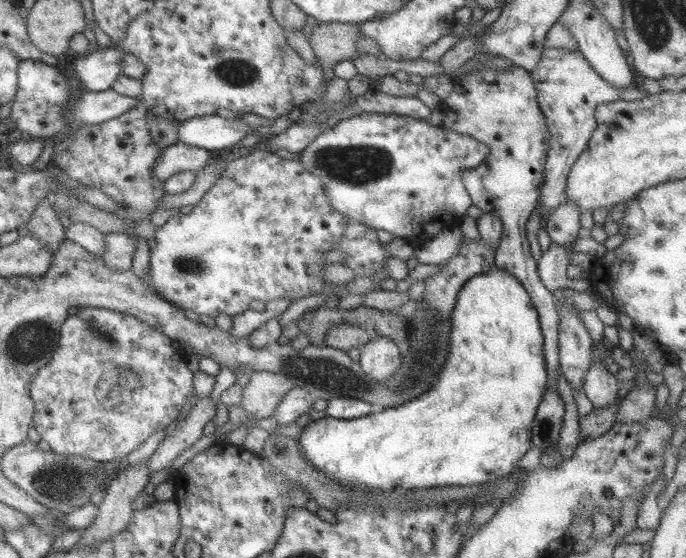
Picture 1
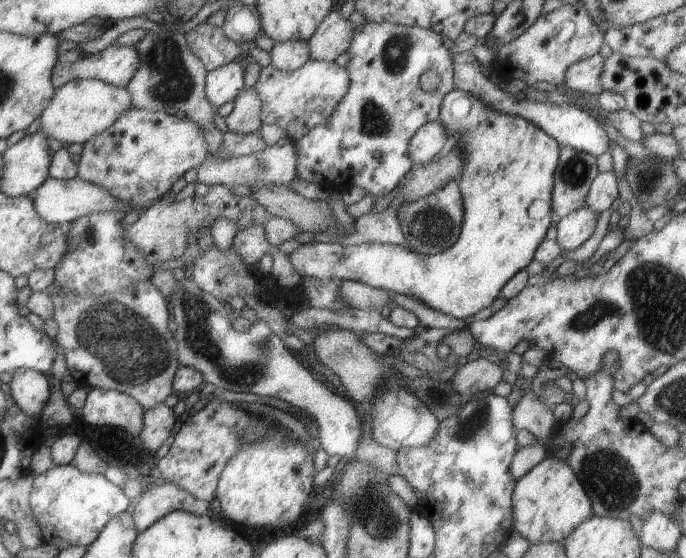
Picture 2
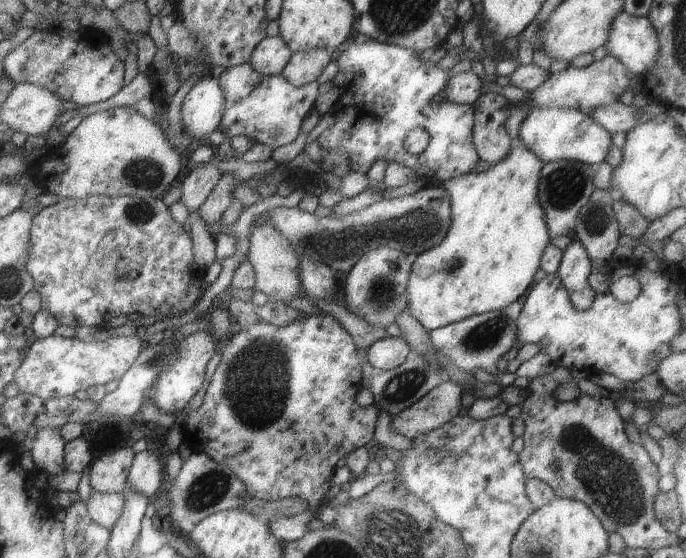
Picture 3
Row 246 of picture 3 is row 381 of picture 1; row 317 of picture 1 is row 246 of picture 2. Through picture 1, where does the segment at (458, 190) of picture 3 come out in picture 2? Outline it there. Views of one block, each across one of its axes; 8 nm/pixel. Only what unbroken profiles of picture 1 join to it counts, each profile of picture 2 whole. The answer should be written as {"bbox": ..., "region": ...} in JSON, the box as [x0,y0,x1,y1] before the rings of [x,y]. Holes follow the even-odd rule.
{"bbox":[289,89,559,320],"region":[[[459,89],[452,90],[441,103],[439,116],[439,124],[445,129],[448,137],[458,137],[458,142],[454,147],[454,150],[459,149],[463,157],[463,168],[461,171],[461,177],[459,178],[459,190],[463,199],[464,208],[464,221],[462,231],[458,241],[445,252],[438,255],[422,255],[416,253],[412,249],[406,249],[402,246],[390,245],[387,243],[363,243],[358,245],[342,245],[339,243],[319,243],[317,241],[300,245],[292,254],[289,254],[291,264],[294,269],[301,275],[302,278],[313,277],[321,280],[336,279],[340,281],[359,281],[363,284],[375,287],[378,289],[384,289],[386,291],[393,291],[400,295],[407,295],[414,299],[420,300],[424,305],[429,308],[438,310],[443,314],[452,316],[456,319],[471,320],[480,310],[491,306],[497,299],[498,293],[502,288],[518,273],[532,262],[535,258],[536,250],[542,240],[546,239],[548,228],[552,224],[552,216],[550,214],[546,216],[532,216],[530,210],[532,206],[536,206],[536,202],[544,202],[552,208],[552,190],[554,185],[554,176],[556,168],[559,162],[559,145],[554,138],[551,138],[542,128],[535,126],[532,122],[521,118],[520,116],[513,116],[510,114],[500,113],[496,109],[489,108],[484,104],[479,97],[476,97],[473,93],[468,93]]]}

